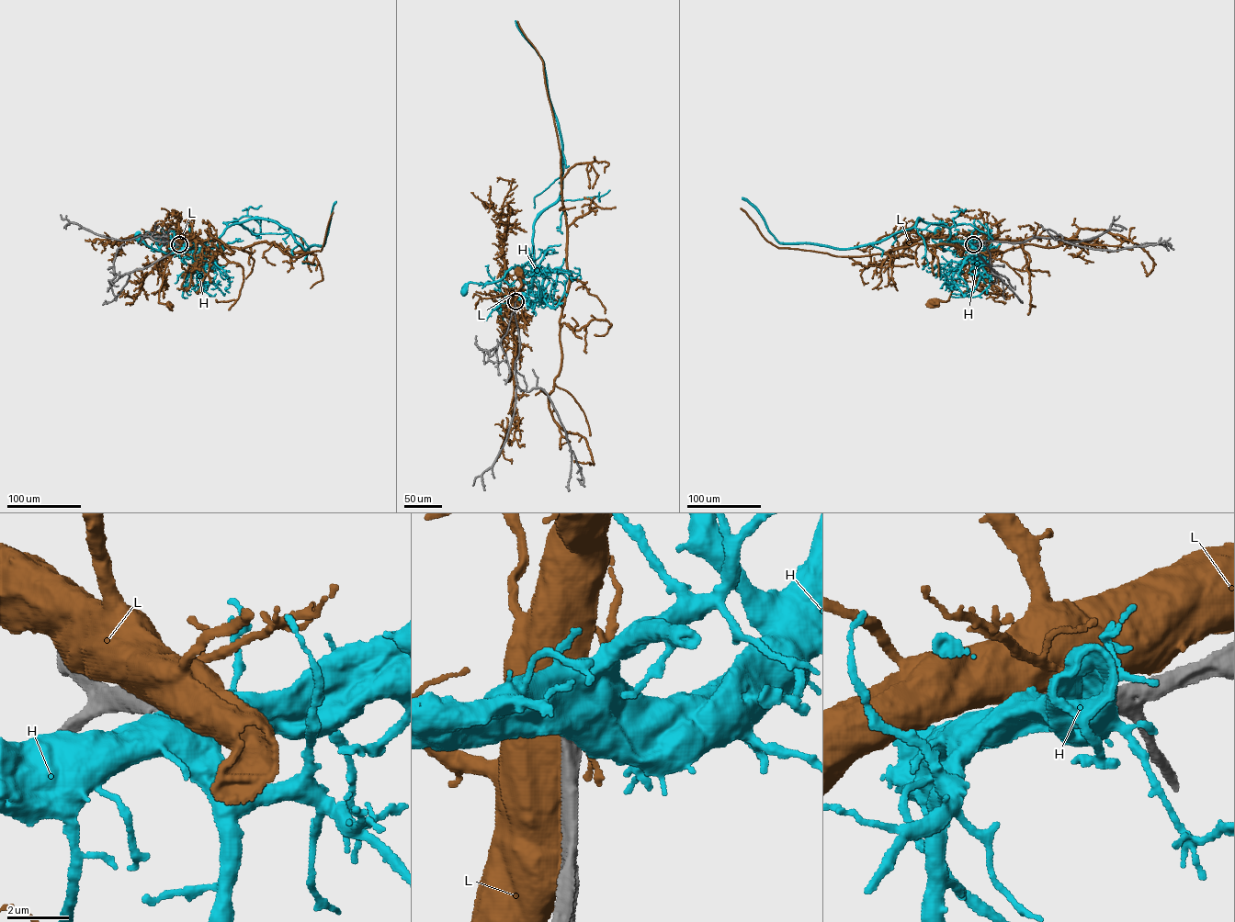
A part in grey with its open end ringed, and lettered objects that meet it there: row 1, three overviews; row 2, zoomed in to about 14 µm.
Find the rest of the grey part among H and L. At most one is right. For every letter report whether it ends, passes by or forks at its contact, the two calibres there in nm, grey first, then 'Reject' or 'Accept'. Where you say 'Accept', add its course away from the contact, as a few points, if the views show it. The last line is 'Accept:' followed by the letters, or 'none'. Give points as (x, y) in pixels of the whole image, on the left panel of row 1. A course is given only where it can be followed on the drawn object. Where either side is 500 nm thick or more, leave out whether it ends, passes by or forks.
H: Thickness 550 nm (grey) against 750 nm. Reject
L: Thickness 480 nm (grey) against 750 nm. Reject
Accept: none

